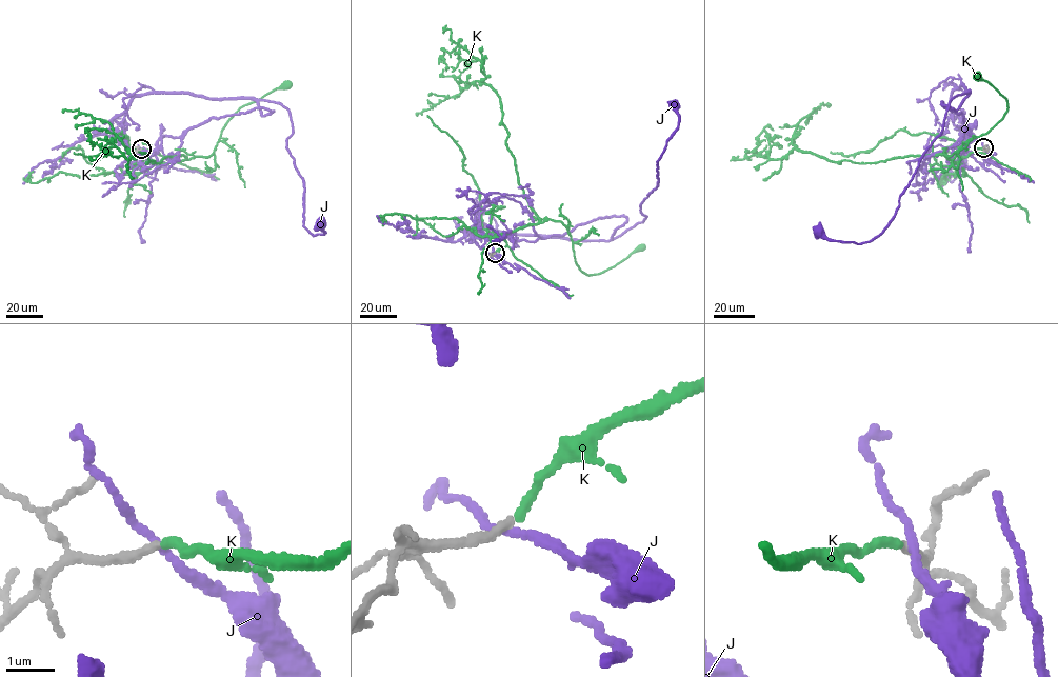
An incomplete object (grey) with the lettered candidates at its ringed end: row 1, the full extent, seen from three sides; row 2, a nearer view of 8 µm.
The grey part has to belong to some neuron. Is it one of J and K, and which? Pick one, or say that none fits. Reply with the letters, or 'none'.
K

